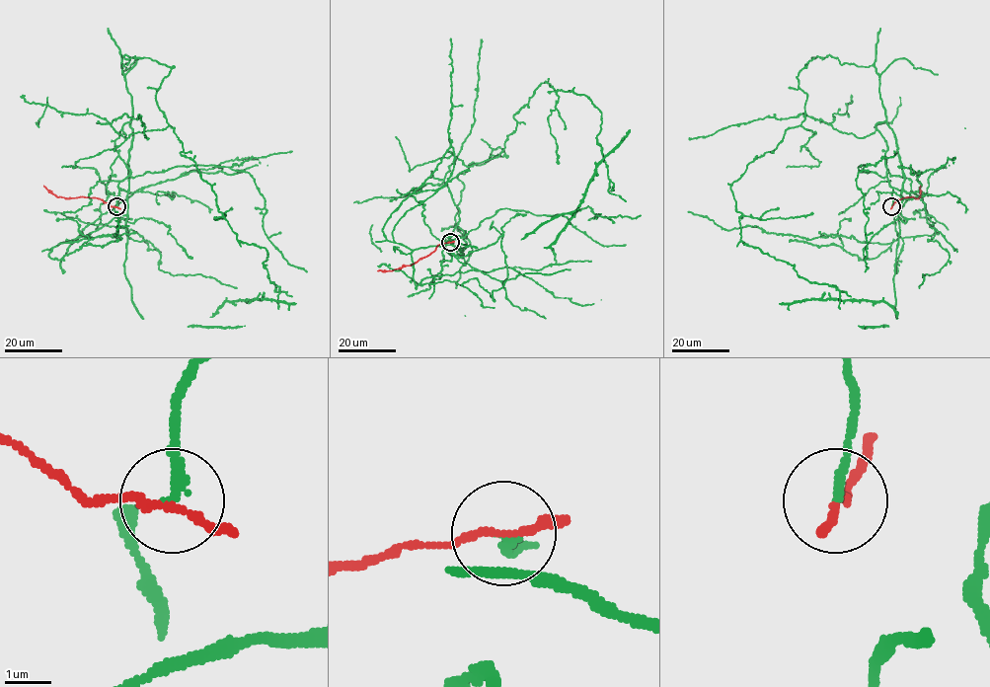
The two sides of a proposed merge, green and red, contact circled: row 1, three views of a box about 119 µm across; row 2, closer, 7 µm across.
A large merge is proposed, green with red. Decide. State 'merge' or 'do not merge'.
do not merge

